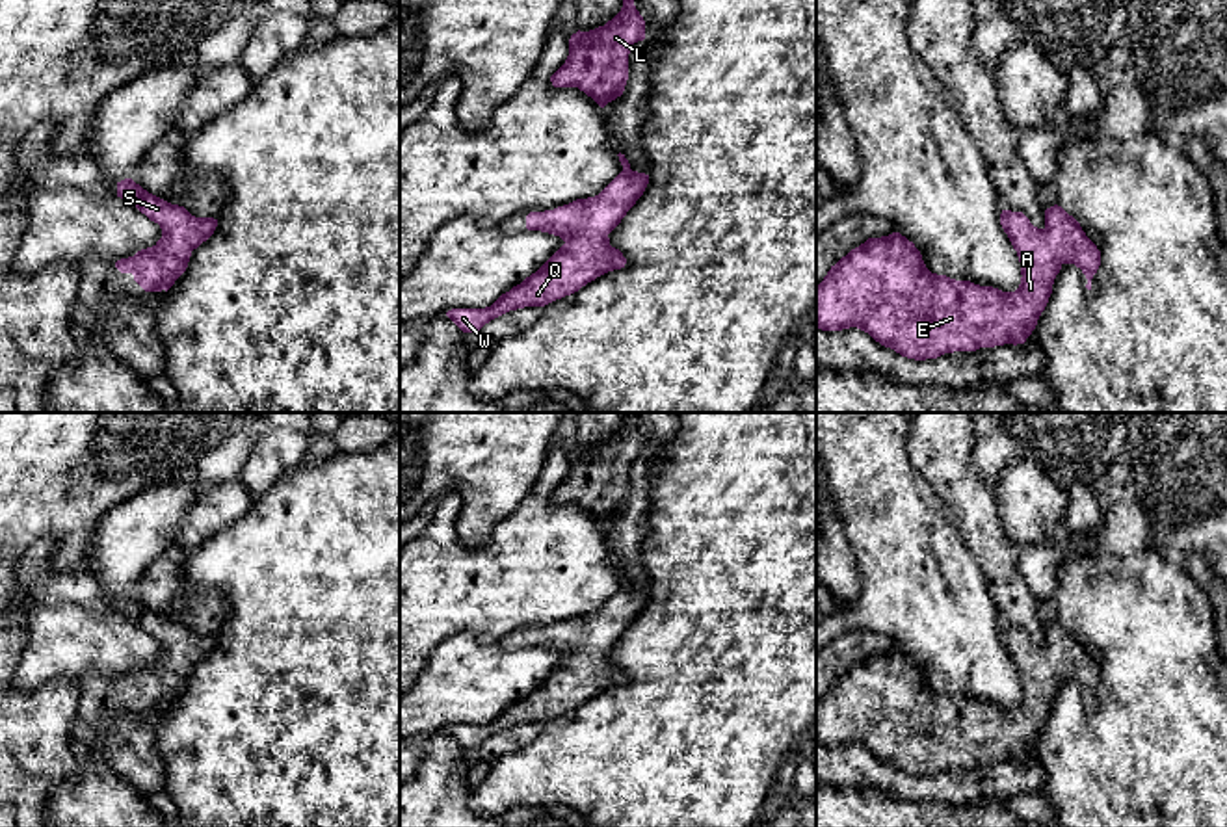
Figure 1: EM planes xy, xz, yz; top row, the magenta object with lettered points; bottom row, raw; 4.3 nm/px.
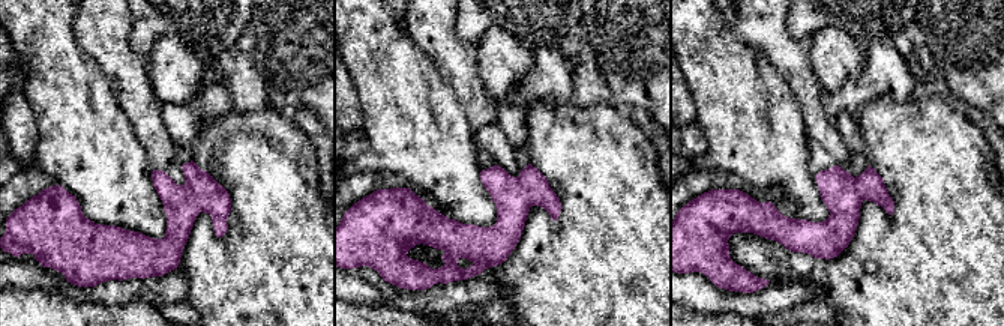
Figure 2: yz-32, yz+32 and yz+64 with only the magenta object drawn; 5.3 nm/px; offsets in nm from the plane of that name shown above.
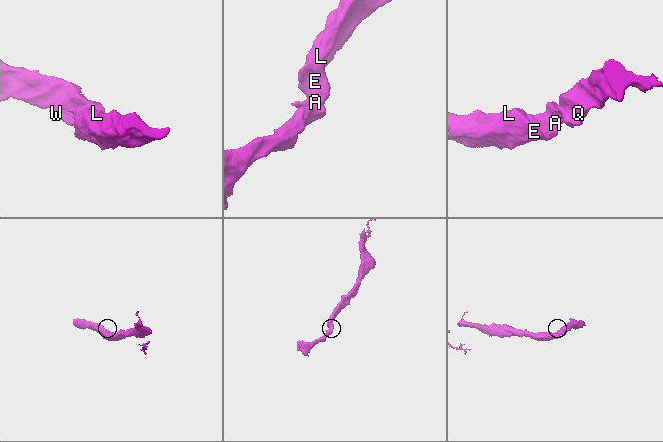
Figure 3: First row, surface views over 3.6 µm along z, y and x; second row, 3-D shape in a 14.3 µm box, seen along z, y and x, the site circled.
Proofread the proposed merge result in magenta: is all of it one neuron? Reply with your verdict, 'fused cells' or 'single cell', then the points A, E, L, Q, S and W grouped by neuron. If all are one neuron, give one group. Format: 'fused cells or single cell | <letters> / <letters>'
single cell | A E L Q S W

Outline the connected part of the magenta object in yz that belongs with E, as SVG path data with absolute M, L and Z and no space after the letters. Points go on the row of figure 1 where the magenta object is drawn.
M1058 204L1045 210L1043 229L1011 210L1002 210L1000 225L1021 262L1015 292L931 273L915 243L892 232L868 238L831 266L816 286L816 327L857 327L915 361L1024 344L1062 266L1080 268L1091 290L1101 251Z

